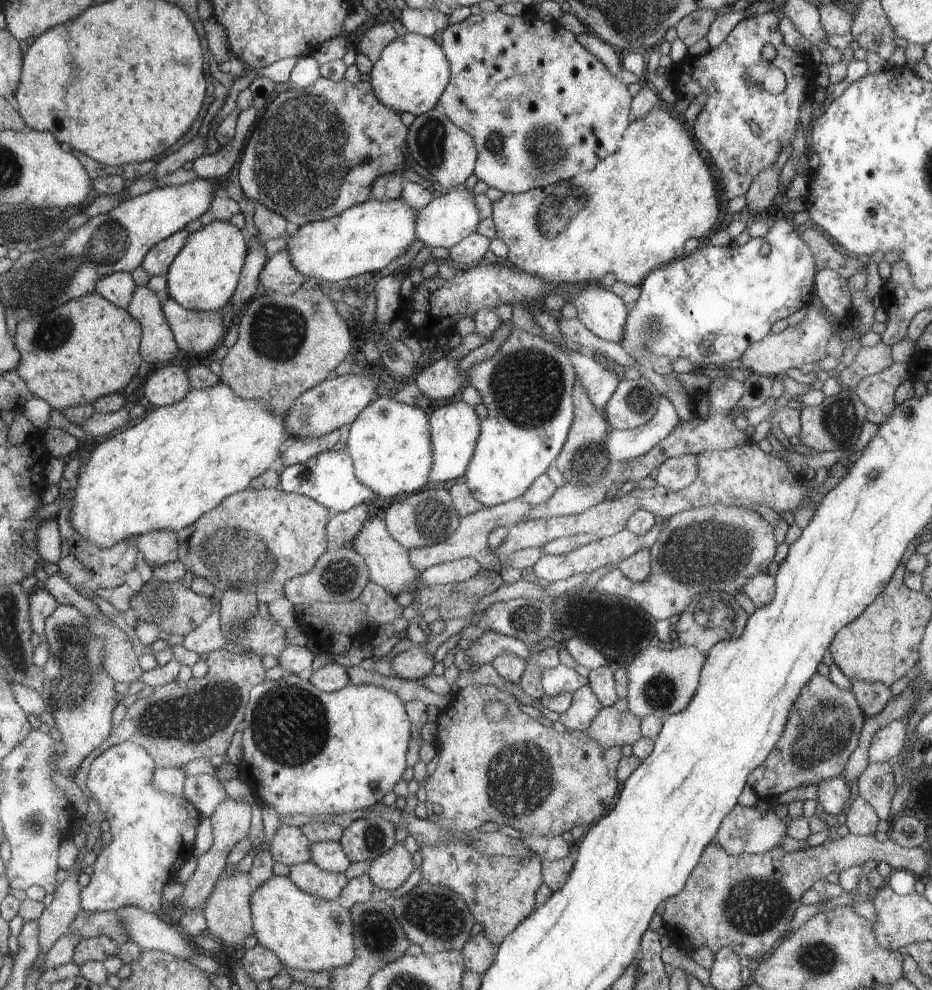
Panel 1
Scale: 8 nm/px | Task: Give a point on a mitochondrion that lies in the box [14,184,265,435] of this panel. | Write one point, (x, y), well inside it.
(48, 334)

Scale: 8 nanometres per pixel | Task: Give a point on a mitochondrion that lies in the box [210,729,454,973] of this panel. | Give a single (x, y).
(374, 927)

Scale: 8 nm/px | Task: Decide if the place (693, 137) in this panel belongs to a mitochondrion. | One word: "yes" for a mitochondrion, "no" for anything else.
no

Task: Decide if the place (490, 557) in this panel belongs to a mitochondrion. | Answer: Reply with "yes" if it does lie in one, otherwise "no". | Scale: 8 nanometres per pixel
no

